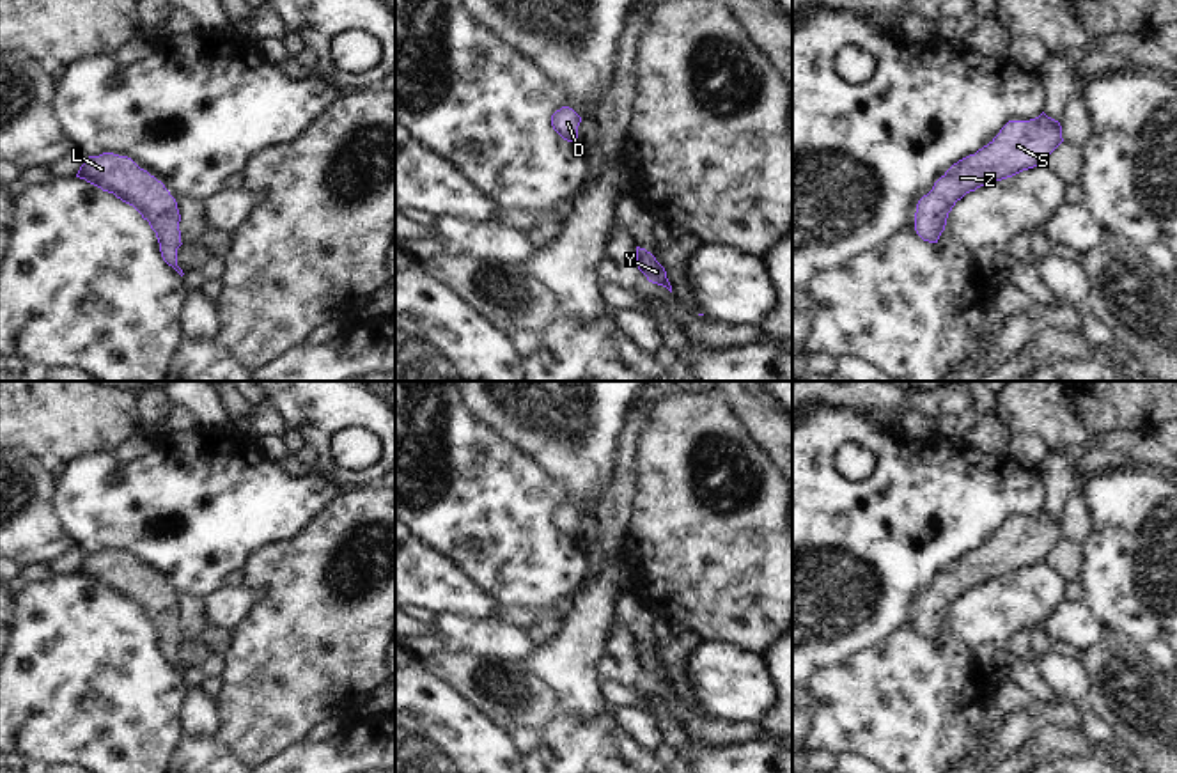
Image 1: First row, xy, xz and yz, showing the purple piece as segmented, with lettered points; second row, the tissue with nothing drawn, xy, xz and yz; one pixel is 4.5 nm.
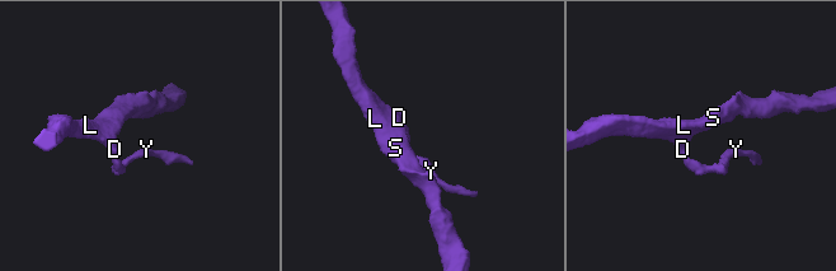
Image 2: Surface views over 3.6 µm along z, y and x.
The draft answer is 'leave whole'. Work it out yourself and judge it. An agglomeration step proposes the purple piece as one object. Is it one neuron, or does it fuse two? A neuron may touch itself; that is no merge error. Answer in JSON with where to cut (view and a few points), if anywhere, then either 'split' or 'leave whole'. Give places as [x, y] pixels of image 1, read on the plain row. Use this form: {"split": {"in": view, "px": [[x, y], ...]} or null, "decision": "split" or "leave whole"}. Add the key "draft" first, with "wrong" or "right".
{"draft": "right", "split": null, "decision": "leave whole"}

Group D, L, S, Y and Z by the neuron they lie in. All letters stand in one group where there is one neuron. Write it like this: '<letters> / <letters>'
D L S Y Z

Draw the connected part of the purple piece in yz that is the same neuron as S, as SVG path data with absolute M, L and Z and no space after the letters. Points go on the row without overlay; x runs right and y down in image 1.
M1044 509L1030 518L1009 518L987 543L954 560L918 597L916 631L924 638L938 640L957 597L993 578L1044 562L1062 539L1060 519Z

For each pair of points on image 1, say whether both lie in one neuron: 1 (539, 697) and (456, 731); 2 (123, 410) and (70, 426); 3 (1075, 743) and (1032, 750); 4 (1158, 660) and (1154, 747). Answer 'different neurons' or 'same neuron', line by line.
1: different neurons
2: same neuron
3: same neuron
4: different neurons

